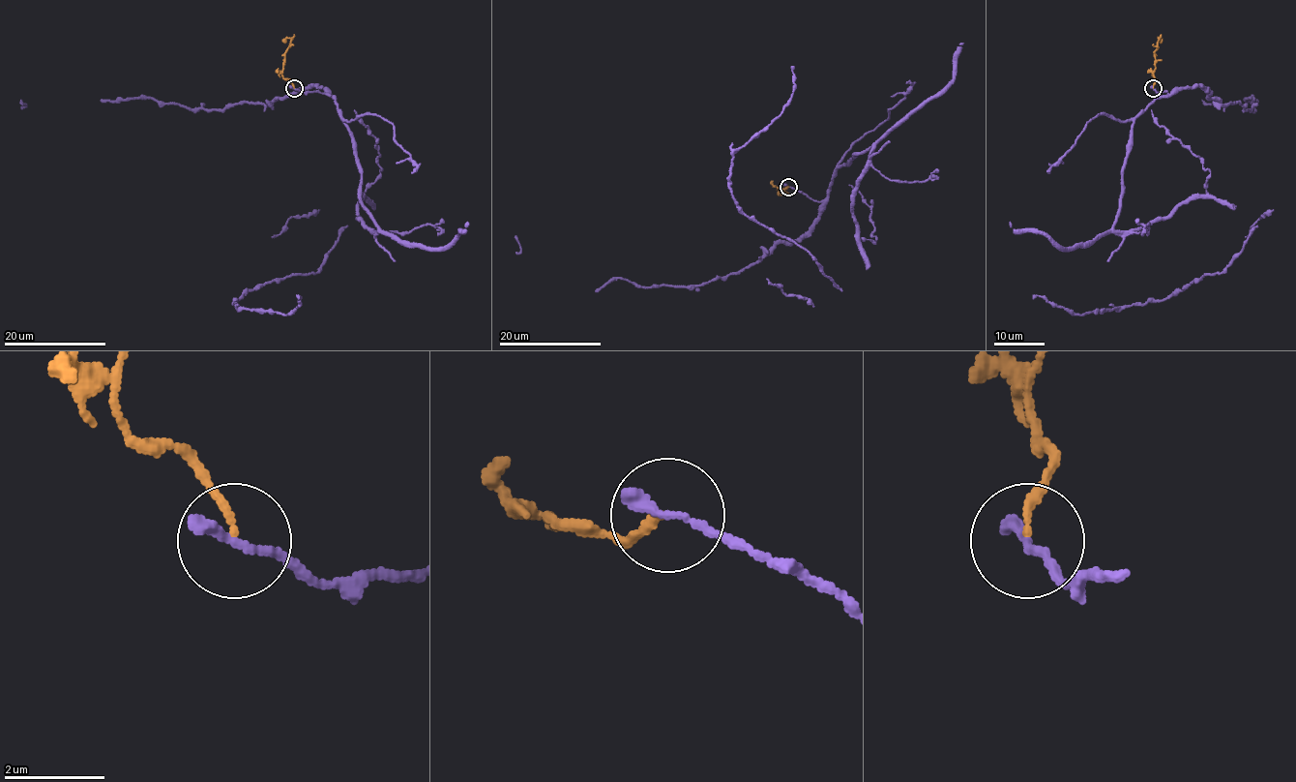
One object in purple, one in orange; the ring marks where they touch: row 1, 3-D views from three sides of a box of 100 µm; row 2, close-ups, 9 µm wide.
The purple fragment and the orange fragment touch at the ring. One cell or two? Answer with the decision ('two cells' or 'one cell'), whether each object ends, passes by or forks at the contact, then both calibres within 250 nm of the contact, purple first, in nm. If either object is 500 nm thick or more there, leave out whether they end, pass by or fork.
two cells; purple ends there; orange ends there; 240 nm thick on the purple side, 150 nm on the other

